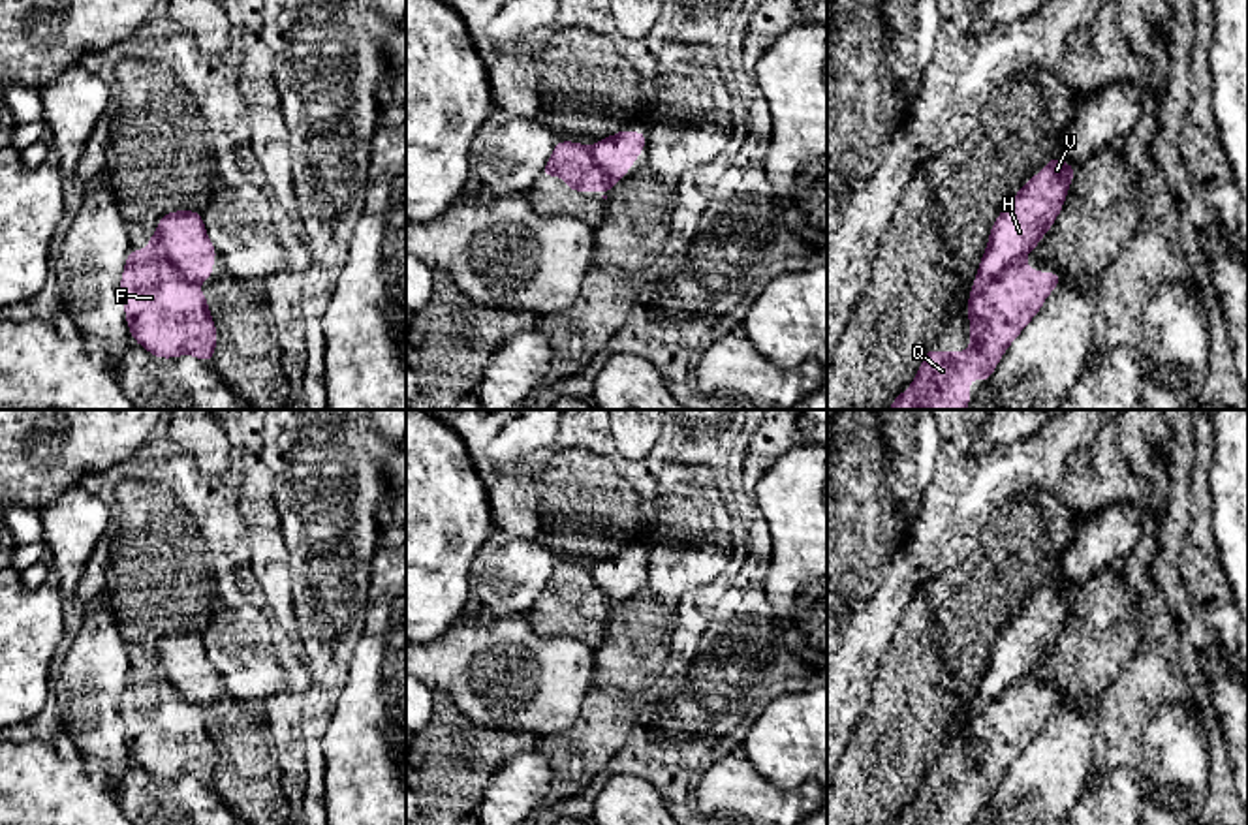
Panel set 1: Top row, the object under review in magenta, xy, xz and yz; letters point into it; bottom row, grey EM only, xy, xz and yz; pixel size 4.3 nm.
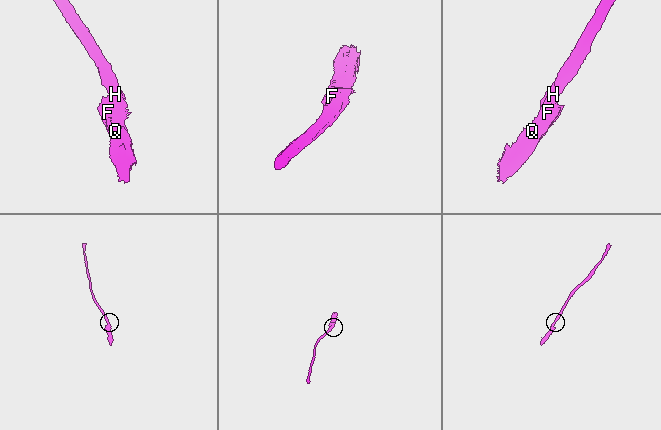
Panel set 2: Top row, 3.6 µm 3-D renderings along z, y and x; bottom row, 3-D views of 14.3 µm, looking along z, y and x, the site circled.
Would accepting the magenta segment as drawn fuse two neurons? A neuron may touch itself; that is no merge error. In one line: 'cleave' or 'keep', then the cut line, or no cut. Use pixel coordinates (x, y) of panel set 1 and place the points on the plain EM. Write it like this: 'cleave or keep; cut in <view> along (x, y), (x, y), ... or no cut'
cleave; cut in xy along (156, 654), (166, 675), (196, 703)

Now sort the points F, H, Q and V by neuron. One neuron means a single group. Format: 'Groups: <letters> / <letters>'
Groups: F Q / H V

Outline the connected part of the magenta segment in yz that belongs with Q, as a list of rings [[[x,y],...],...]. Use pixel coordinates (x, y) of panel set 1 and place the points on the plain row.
[[[1024,678],[987,703],[974,703],[964,729],[970,771],[934,772],[928,767],[912,806],[891,825],[970,825],[970,799],[983,806],[992,797],[1002,776],[1060,703],[1060,693],[1030,690]]]

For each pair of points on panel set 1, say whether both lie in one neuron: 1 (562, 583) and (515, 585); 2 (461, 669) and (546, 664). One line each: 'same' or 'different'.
1: different
2: same

